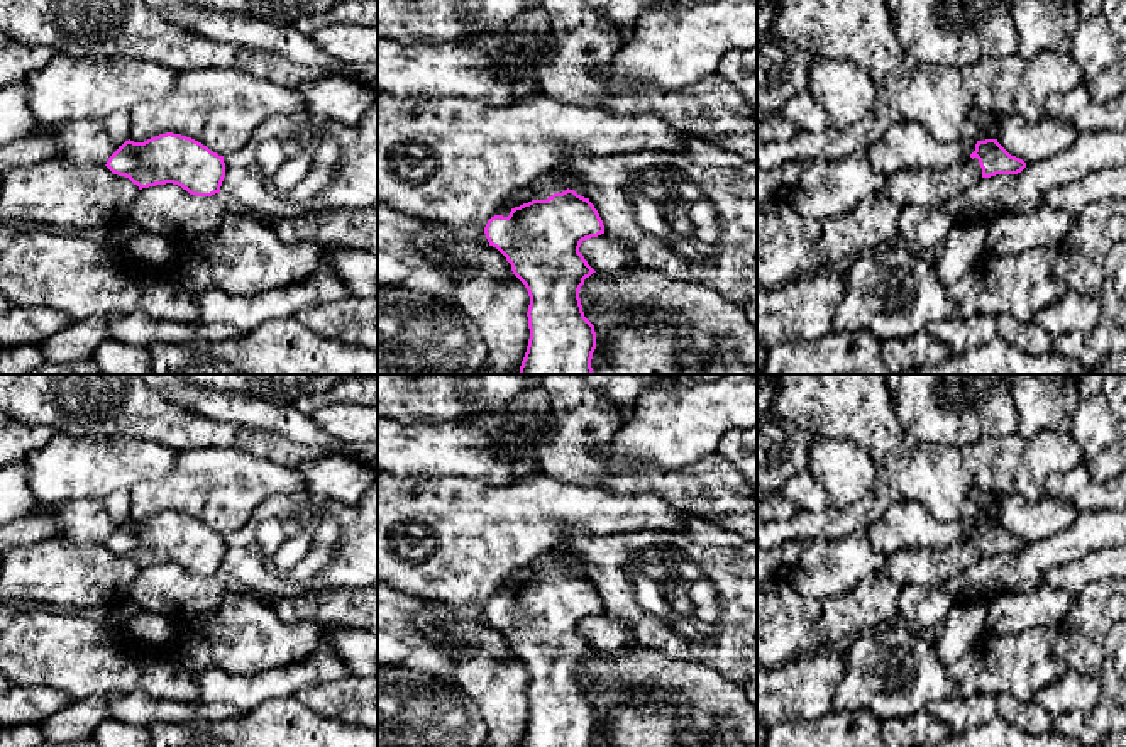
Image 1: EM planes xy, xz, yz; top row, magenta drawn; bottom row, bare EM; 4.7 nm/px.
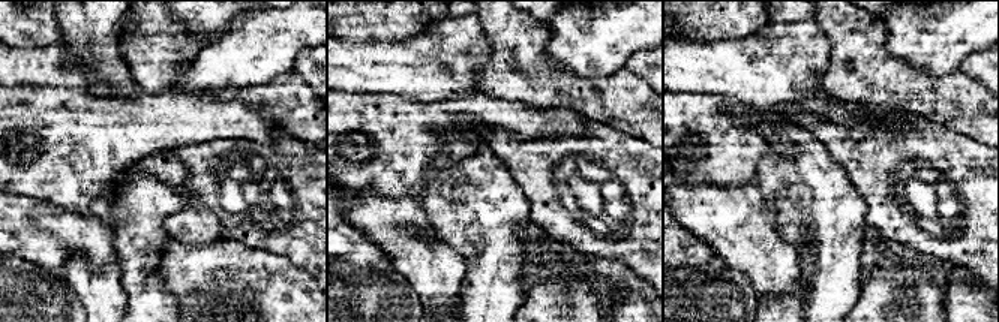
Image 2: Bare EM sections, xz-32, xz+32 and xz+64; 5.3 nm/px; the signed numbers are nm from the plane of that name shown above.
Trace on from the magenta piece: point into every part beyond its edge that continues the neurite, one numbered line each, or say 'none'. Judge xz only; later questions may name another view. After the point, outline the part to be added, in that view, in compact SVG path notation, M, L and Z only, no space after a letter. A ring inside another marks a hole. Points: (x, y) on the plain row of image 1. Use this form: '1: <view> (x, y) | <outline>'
1: xz (540, 568) | M554 547L552 551L532 559L528 564L515 569L496 595L508 596L515 586L532 579L547 579L554 573L566 571L564 552L566 547Z

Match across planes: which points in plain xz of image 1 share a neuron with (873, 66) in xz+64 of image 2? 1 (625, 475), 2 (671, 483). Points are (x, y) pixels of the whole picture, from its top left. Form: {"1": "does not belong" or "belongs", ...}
{"1": "belongs", "2": "belongs"}

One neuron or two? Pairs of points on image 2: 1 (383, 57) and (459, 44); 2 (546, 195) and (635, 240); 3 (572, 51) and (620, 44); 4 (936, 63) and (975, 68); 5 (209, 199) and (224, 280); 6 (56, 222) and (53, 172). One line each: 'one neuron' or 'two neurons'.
1: one neuron
2: one neuron
3: one neuron
4: two neurons
5: two neurons
6: two neurons

